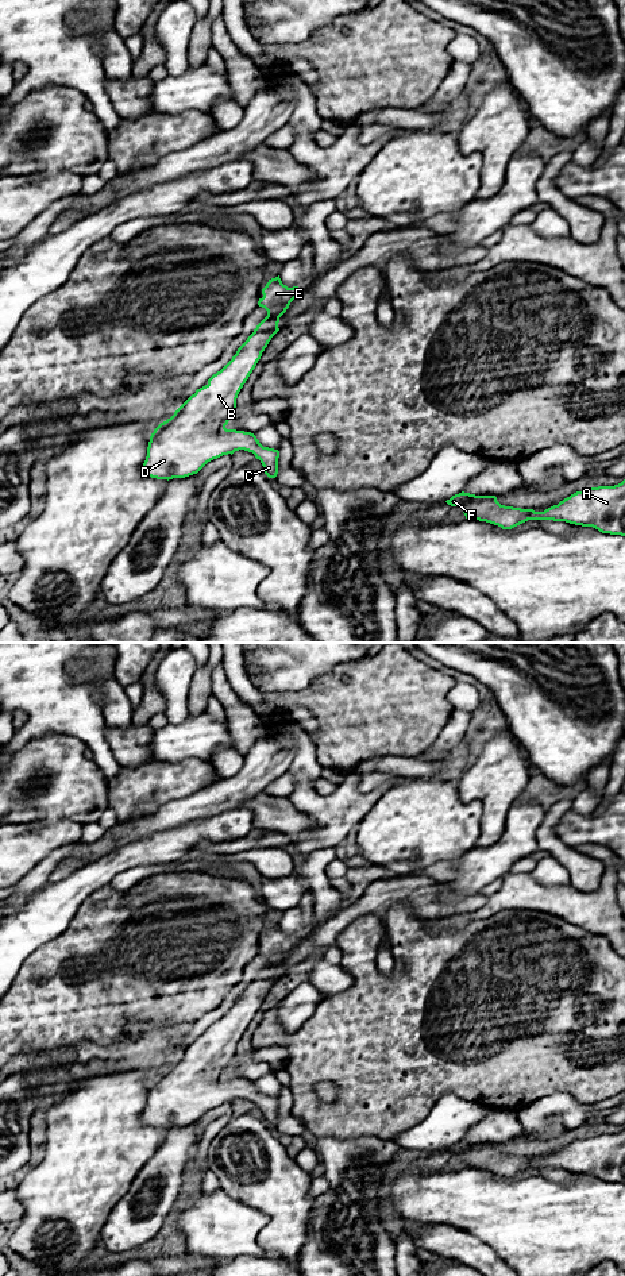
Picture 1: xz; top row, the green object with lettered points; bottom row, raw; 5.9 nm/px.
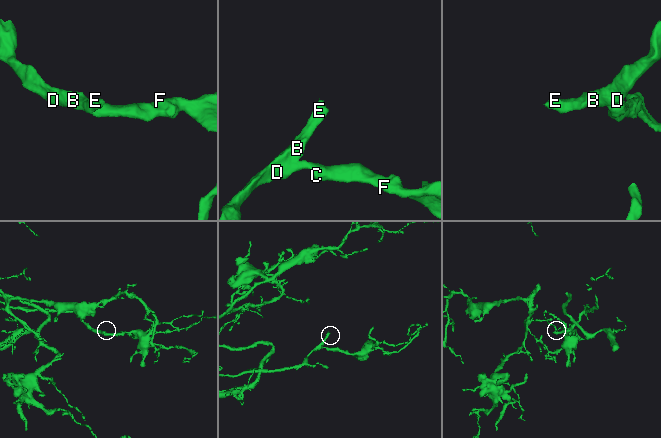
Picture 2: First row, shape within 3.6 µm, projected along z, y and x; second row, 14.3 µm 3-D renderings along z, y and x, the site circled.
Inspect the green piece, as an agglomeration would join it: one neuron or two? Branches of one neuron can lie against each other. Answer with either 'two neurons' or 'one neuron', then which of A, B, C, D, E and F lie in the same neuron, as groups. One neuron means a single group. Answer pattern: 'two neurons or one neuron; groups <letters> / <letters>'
one neuron; groups A B C D E F

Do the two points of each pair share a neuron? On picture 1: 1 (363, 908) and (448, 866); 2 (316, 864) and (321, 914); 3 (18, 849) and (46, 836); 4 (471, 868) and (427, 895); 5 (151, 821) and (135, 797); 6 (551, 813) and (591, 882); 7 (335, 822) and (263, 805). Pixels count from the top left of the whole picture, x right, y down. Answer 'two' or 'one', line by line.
1: two
2: one
3: one
4: two
5: two
6: one
7: two

